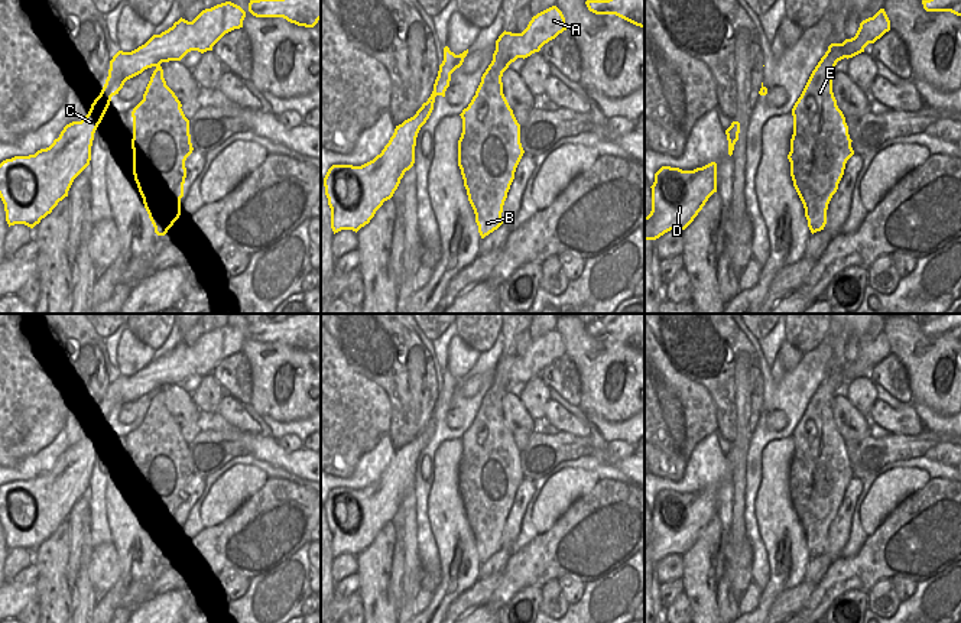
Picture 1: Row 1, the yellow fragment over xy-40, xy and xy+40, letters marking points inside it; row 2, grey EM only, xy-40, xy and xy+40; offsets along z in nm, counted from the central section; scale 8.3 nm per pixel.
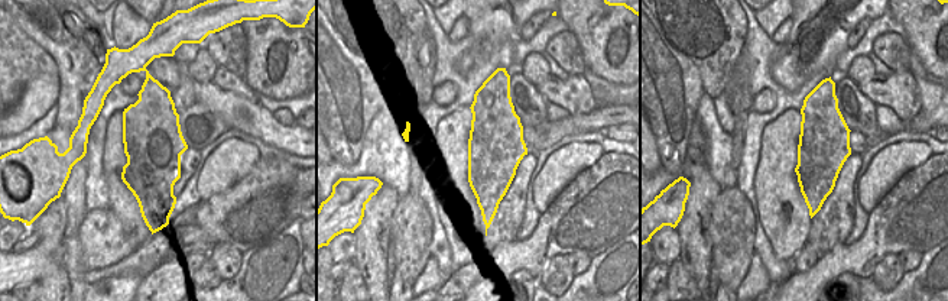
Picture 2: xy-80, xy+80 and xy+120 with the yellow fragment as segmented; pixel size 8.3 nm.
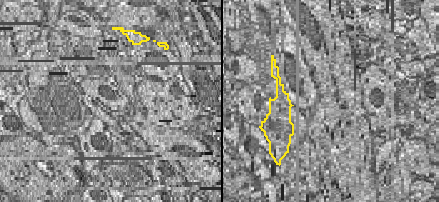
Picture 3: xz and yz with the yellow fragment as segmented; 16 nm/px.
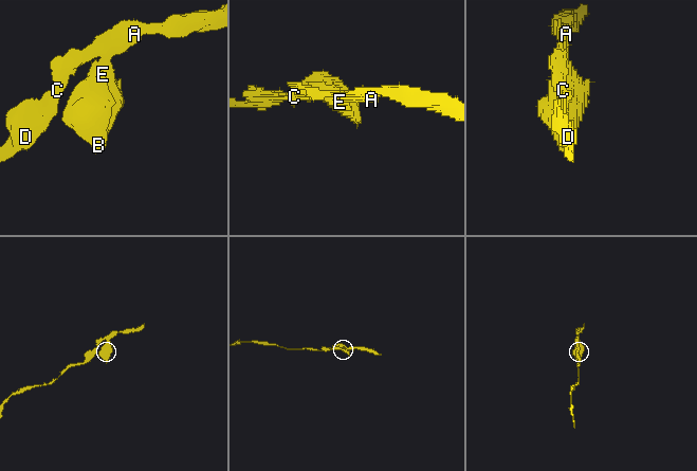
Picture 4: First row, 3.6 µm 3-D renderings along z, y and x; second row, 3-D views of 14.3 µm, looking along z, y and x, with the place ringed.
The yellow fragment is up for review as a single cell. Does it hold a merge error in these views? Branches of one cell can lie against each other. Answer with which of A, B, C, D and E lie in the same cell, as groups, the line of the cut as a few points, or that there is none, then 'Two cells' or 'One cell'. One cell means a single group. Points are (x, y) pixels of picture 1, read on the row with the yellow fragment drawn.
Groups: A B C D E. No split. One cell

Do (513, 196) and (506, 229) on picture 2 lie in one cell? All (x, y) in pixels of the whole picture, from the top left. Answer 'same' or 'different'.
same

